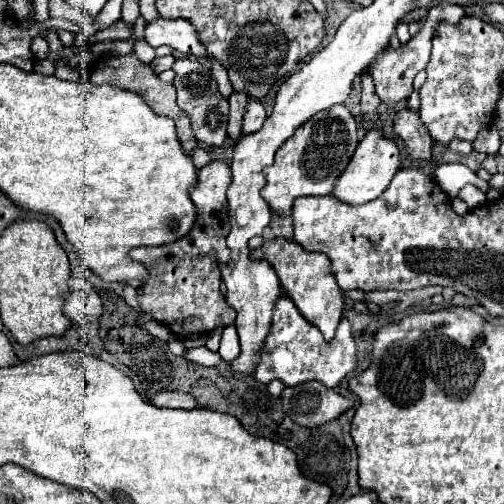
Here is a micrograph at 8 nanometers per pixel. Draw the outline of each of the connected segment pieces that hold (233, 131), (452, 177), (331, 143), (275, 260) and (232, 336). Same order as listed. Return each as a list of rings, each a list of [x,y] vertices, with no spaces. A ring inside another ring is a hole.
[[[233,90],[231,96],[229,96],[229,104],[231,104],[231,112],[229,112],[229,138],[231,140],[239,140],[241,138],[241,120],[243,120],[243,114],[245,114],[245,104],[247,104],[249,96],[247,92],[237,92]]]
[[[463,164],[441,165],[435,171],[434,178],[450,199],[457,197],[459,190],[466,183],[477,186],[484,193],[492,189],[487,181],[481,180],[481,178]]]
[[[345,104],[317,112],[275,152],[275,162],[263,170],[267,184],[261,190],[261,196],[269,202],[273,212],[289,216],[295,198],[331,194],[337,178],[347,168],[357,142],[357,120]]]
[[[273,238],[265,240],[263,248],[255,248],[251,252],[251,258],[265,258],[273,270],[279,276],[281,286],[287,290],[287,296],[295,302],[299,312],[321,330],[321,334],[331,340],[335,336],[335,330],[343,318],[343,304],[345,304],[345,294],[337,286],[335,274],[331,272],[331,260],[321,254],[321,252],[307,252],[303,250],[301,244],[295,240],[283,240],[283,238]]]
[[[233,324],[224,328],[218,353],[219,356],[221,356],[225,362],[229,362],[229,364],[239,356],[240,342],[239,338],[237,338],[237,330],[235,330]]]

